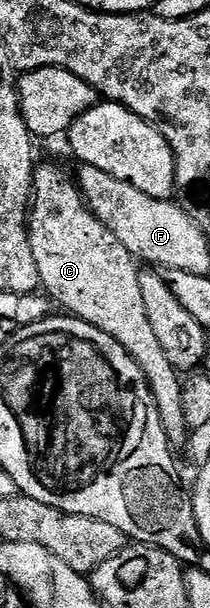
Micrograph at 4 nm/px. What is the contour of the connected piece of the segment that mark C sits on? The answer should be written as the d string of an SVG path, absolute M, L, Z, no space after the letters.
M40 161L35 167L33 201L29 211L29 233L33 258L37 260L40 287L48 298L64 306L72 318L80 318L113 336L125 352L141 368L151 389L151 395L161 416L165 436L172 447L186 447L189 427L181 396L183 378L169 364L157 335L149 325L145 300L141 297L140 267L137 259L97 220L79 191L76 179L71 178L55 162Z

